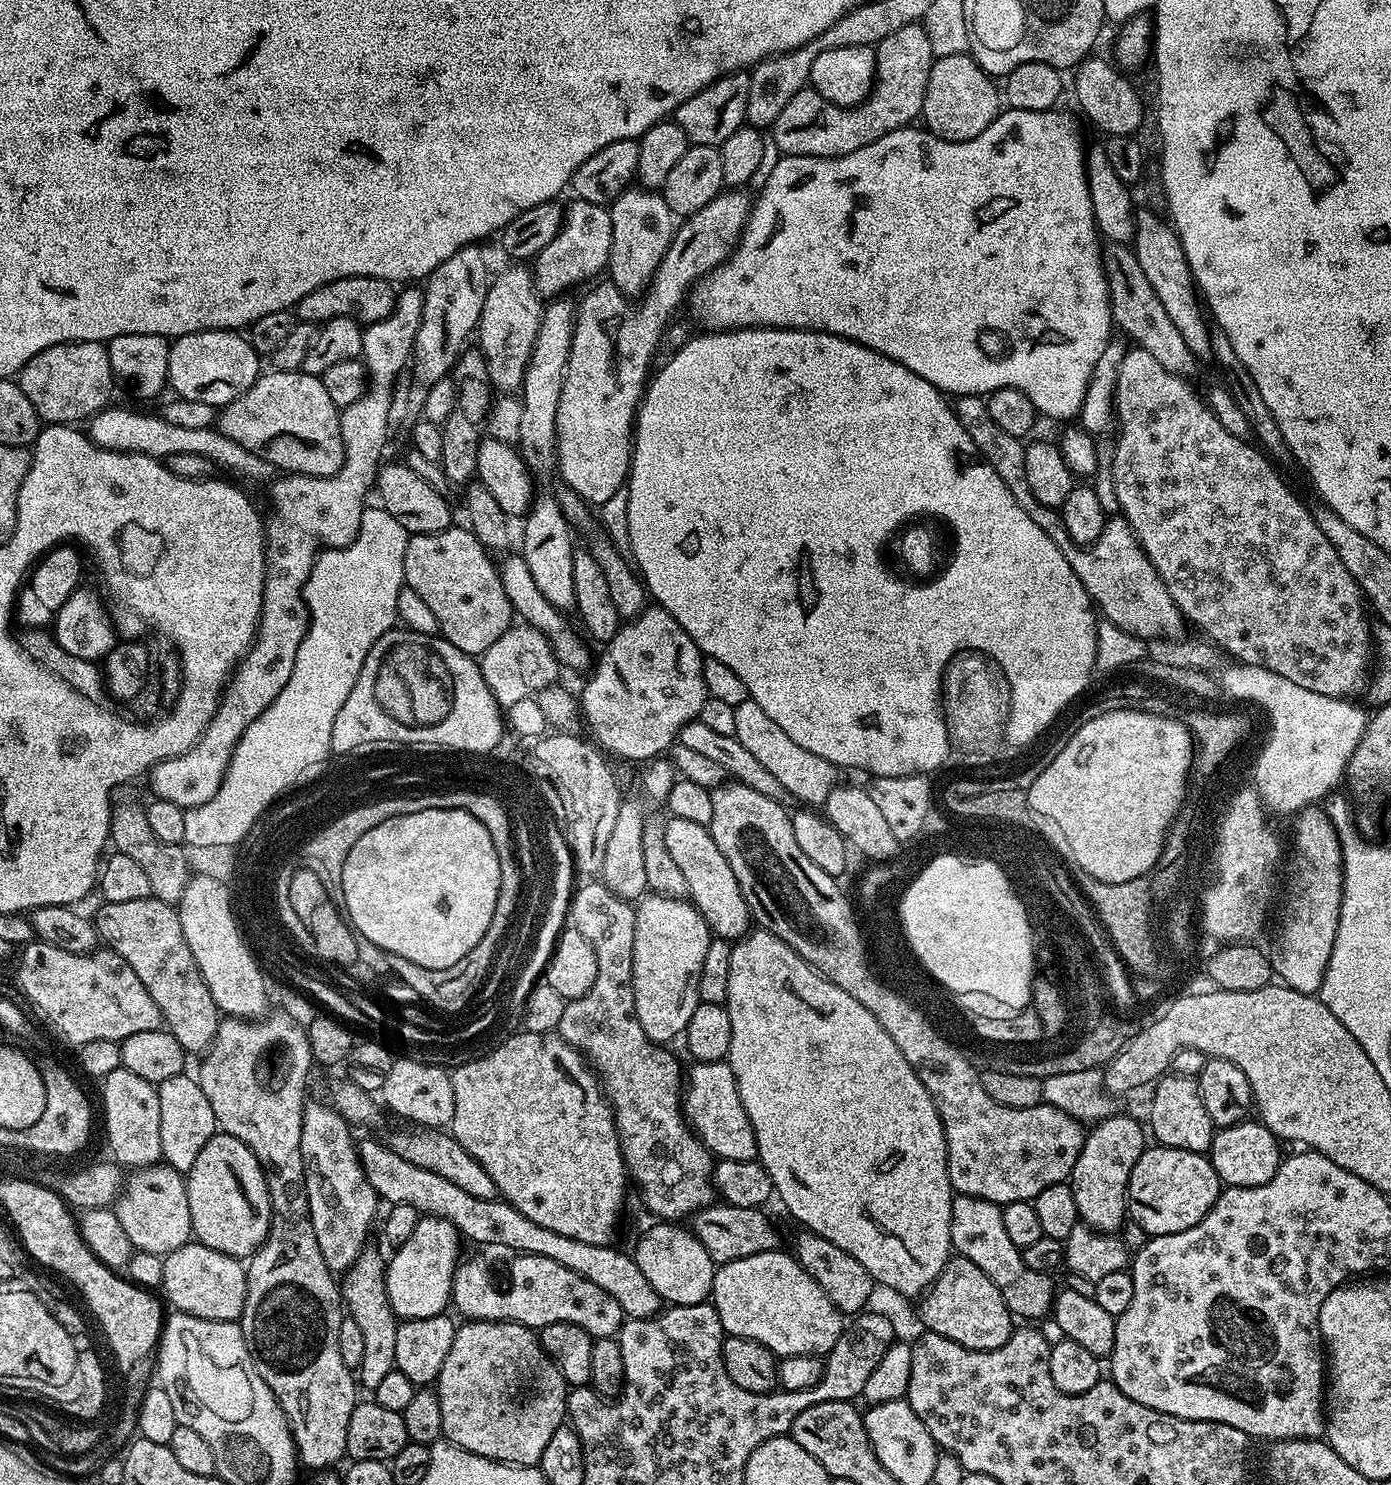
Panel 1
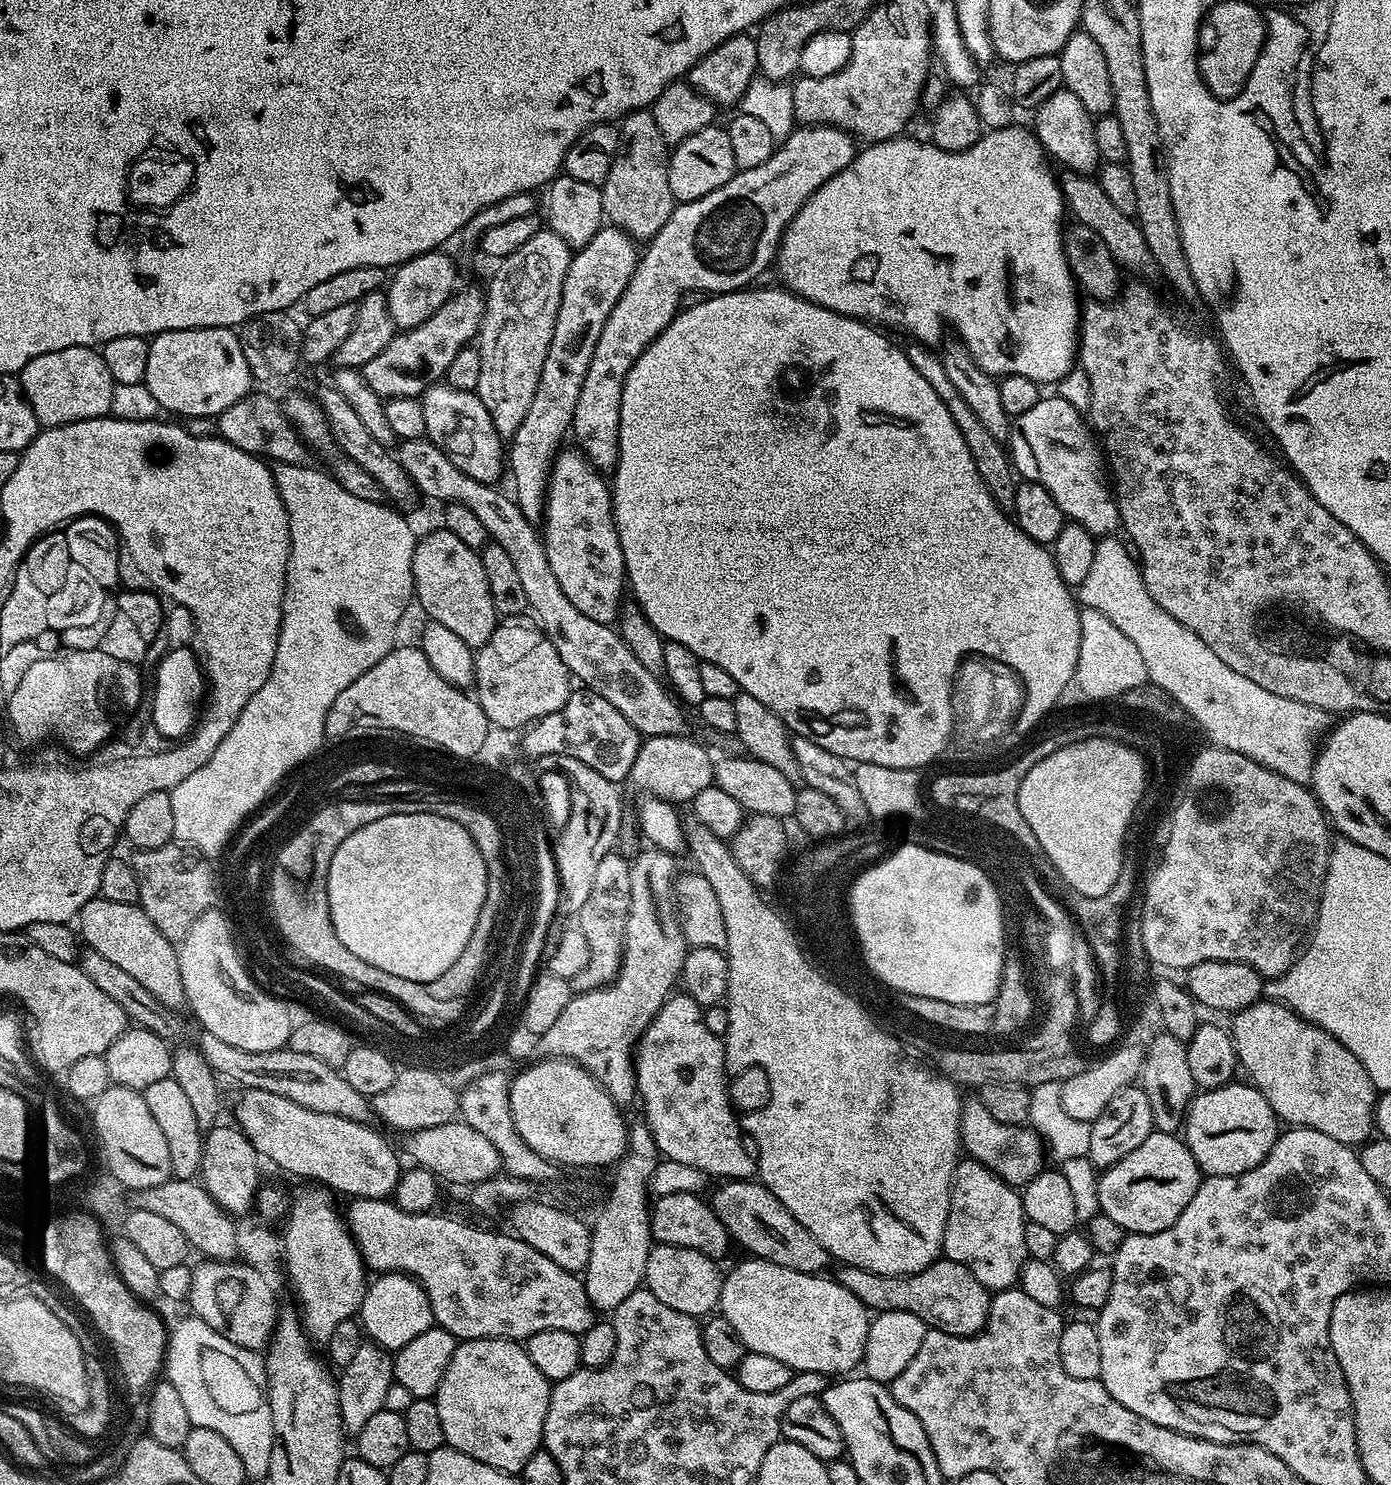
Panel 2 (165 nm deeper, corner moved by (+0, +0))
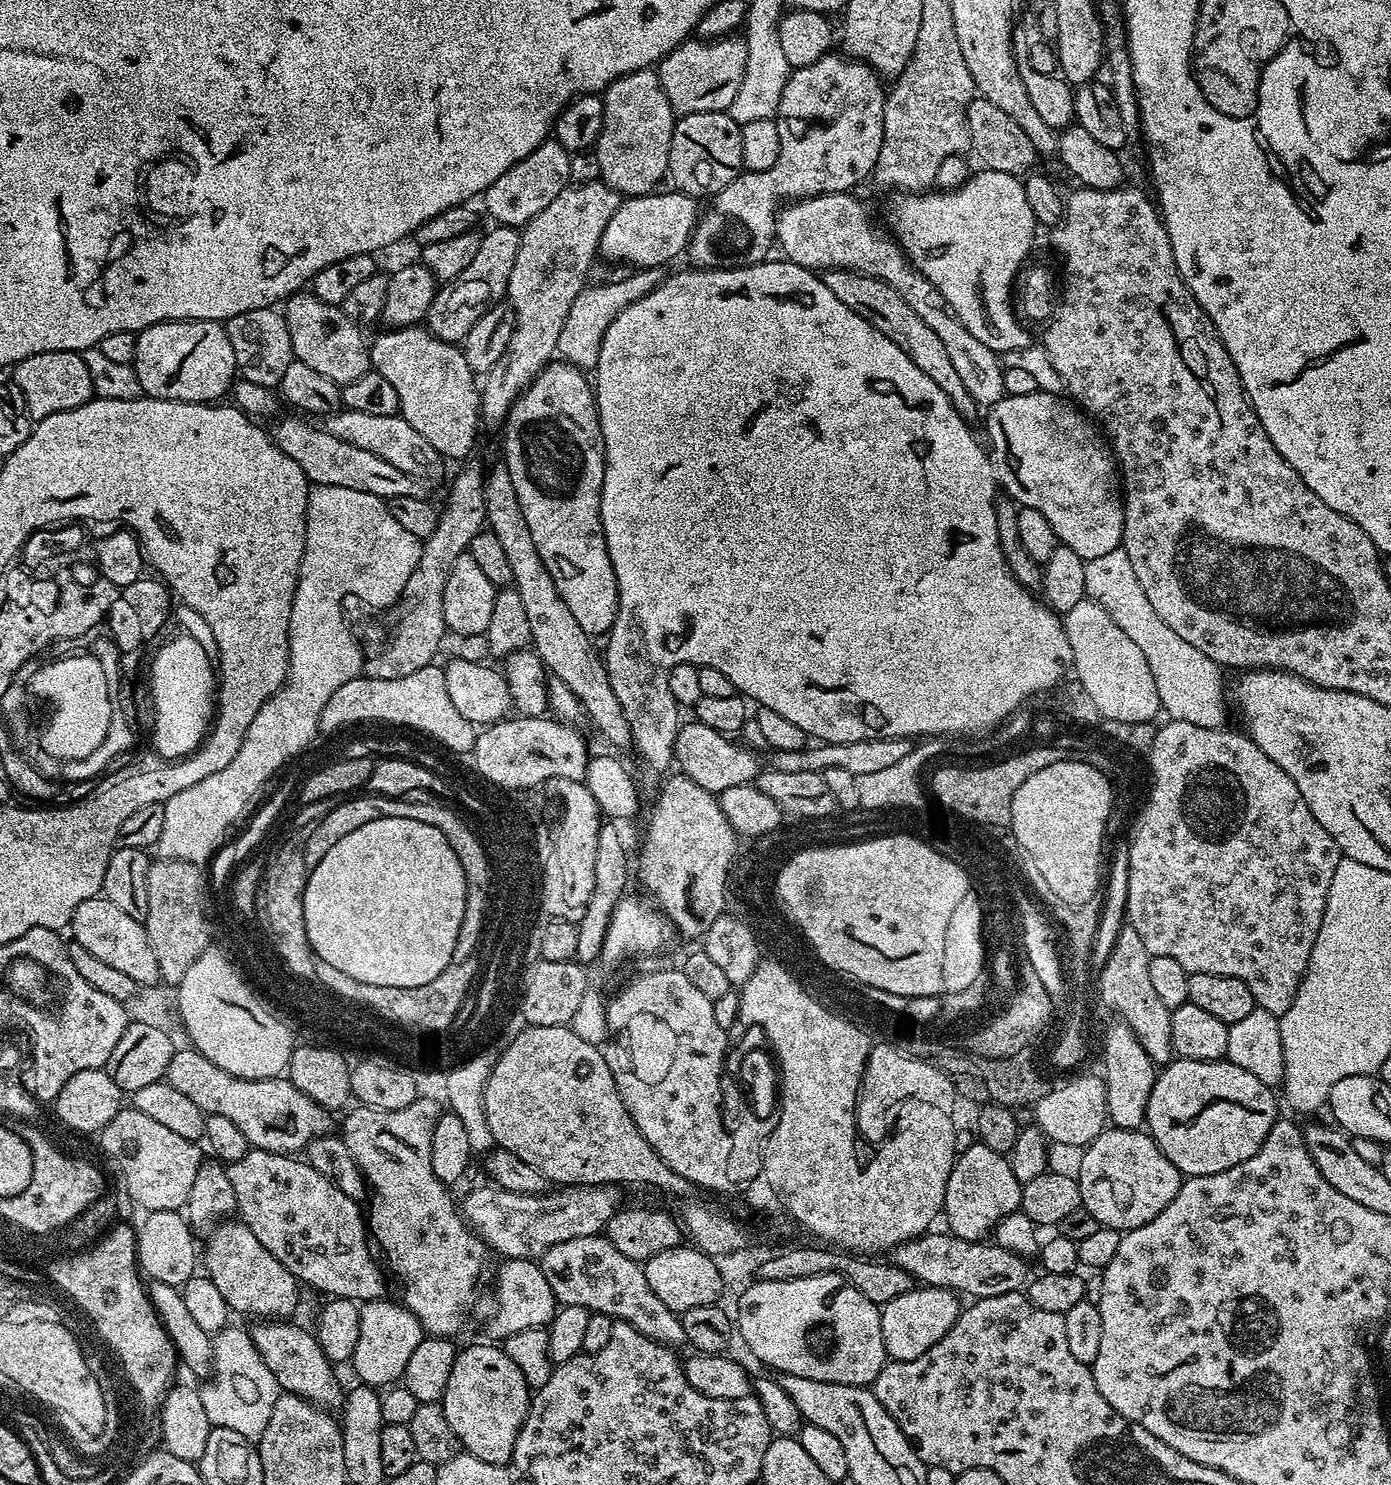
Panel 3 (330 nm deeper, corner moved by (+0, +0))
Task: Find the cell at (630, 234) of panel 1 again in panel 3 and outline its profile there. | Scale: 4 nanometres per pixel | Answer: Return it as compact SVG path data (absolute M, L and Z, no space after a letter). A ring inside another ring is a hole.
M643 68L619 76L604 89L602 99L602 130L594 145L600 180L624 198L657 191L660 179L668 176L670 138L678 119L660 85L659 71Z

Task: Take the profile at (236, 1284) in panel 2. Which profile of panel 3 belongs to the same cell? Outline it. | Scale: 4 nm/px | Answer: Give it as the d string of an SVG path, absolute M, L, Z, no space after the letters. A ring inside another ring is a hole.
M268 1318L263 1322L253 1323L256 1325L250 1328L252 1342L262 1362L266 1362L266 1370L274 1374L277 1384L285 1393L309 1400L321 1410L339 1409L346 1392L343 1387L340 1389L340 1380L336 1377L337 1369L326 1358L326 1354L322 1354L322 1346L318 1346L315 1335L309 1329L307 1332L296 1324L288 1323L292 1322Z

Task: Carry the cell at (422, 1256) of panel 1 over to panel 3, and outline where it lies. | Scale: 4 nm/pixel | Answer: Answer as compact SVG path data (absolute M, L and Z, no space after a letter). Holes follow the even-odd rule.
M389 1298L365 1300L360 1304L358 1318L358 1346L350 1368L356 1371L356 1380L369 1386L391 1386L401 1379L406 1370L410 1354L418 1347L418 1342L426 1338L423 1326L414 1318L414 1314L403 1303L396 1304Z

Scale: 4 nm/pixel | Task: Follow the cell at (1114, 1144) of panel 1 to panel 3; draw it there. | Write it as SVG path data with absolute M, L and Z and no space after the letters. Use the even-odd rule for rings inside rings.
M1115 1022L1104 1032L1104 1106L1106 1116L1115 1127L1139 1129L1145 1123L1144 1115L1150 1090L1156 1081L1157 1065L1142 1050L1138 1038L1123 1022Z

